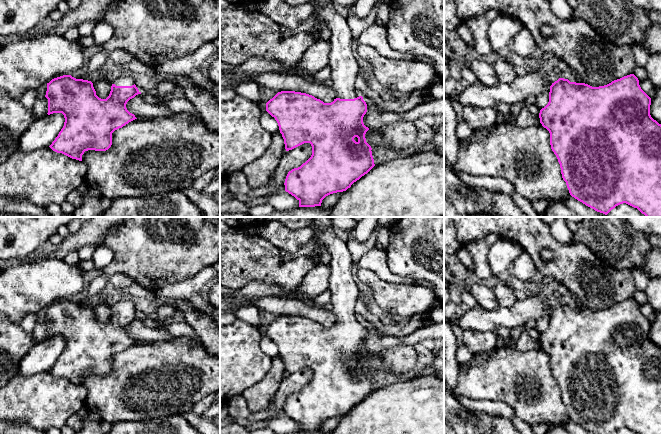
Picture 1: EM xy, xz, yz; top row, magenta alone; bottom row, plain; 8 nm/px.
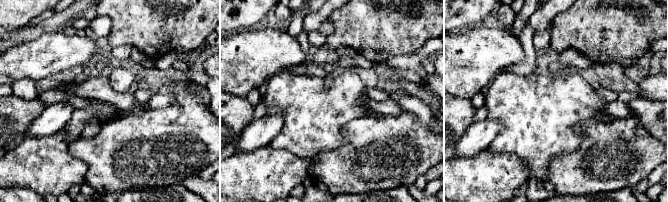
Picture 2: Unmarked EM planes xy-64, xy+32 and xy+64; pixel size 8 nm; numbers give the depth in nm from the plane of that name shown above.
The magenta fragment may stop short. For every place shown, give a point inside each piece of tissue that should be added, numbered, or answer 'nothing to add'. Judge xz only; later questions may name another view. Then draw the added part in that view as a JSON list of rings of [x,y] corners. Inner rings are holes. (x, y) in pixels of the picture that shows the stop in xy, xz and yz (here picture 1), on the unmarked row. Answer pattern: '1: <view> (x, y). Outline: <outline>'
1: xz (344, 292). Outline: [[[311,217],[314,239],[321,252],[331,255],[329,290],[337,322],[354,323],[360,320],[355,307],[361,293],[352,274],[352,257],[346,241],[334,234],[333,217]]]

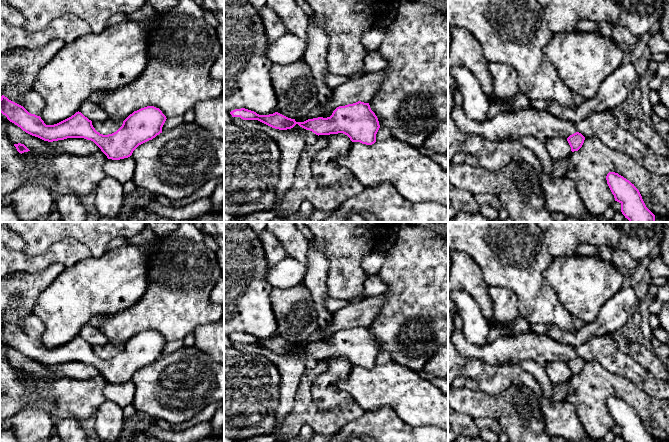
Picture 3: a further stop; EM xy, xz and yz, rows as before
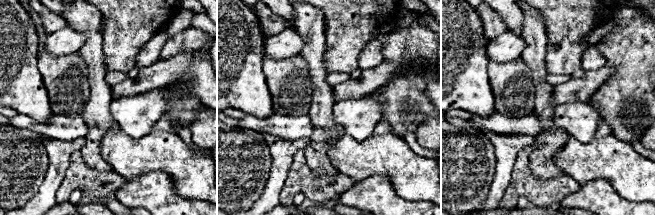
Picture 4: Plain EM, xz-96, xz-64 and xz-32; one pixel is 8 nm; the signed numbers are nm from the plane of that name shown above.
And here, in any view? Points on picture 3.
nothing to add

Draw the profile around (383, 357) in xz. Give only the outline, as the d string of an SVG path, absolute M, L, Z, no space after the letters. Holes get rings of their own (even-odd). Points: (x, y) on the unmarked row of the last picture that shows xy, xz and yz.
M381 351L376 358L376 365L384 365L389 361L391 361L390 353L387 351Z

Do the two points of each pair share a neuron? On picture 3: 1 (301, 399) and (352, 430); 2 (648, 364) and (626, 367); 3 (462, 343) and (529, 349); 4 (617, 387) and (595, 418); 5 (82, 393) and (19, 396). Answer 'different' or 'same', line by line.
1: different
2: different
3: same
4: same
5: same

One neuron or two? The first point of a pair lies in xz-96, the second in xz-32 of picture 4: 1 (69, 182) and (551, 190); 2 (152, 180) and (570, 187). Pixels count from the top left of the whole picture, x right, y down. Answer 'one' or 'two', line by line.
1: one
2: two

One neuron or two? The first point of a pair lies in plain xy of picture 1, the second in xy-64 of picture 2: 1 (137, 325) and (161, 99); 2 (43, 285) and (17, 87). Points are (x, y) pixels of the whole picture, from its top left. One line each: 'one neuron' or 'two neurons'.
1: two neurons
2: two neurons

